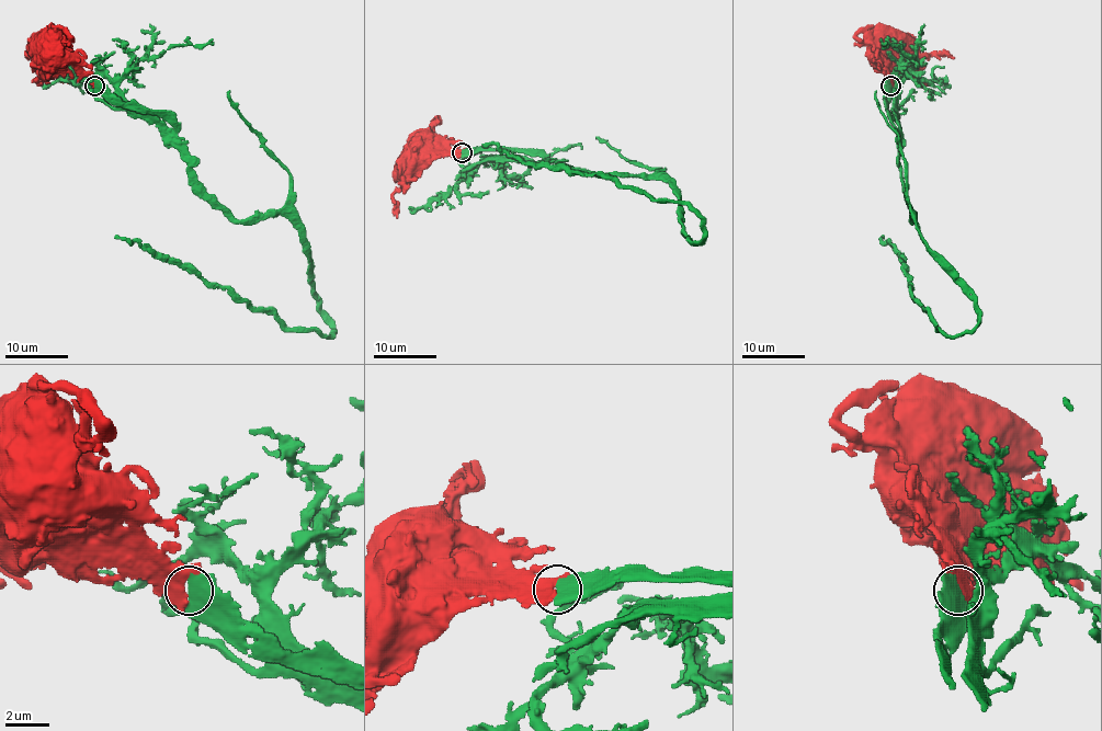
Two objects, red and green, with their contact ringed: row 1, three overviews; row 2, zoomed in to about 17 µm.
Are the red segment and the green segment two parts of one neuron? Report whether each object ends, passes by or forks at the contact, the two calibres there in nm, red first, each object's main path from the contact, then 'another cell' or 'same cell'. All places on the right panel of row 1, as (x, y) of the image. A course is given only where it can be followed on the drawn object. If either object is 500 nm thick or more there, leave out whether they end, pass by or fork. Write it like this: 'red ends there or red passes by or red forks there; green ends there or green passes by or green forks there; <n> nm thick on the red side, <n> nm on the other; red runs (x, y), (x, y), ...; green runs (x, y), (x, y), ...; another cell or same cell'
550 nm thick on the red side, 550 nm on the other; red runs (890, 86), (887, 63), (873, 45), (888, 43); green runs (890, 86), (910, 220), (973, 301), (973, 329), (939, 328), (884, 236); same cell

